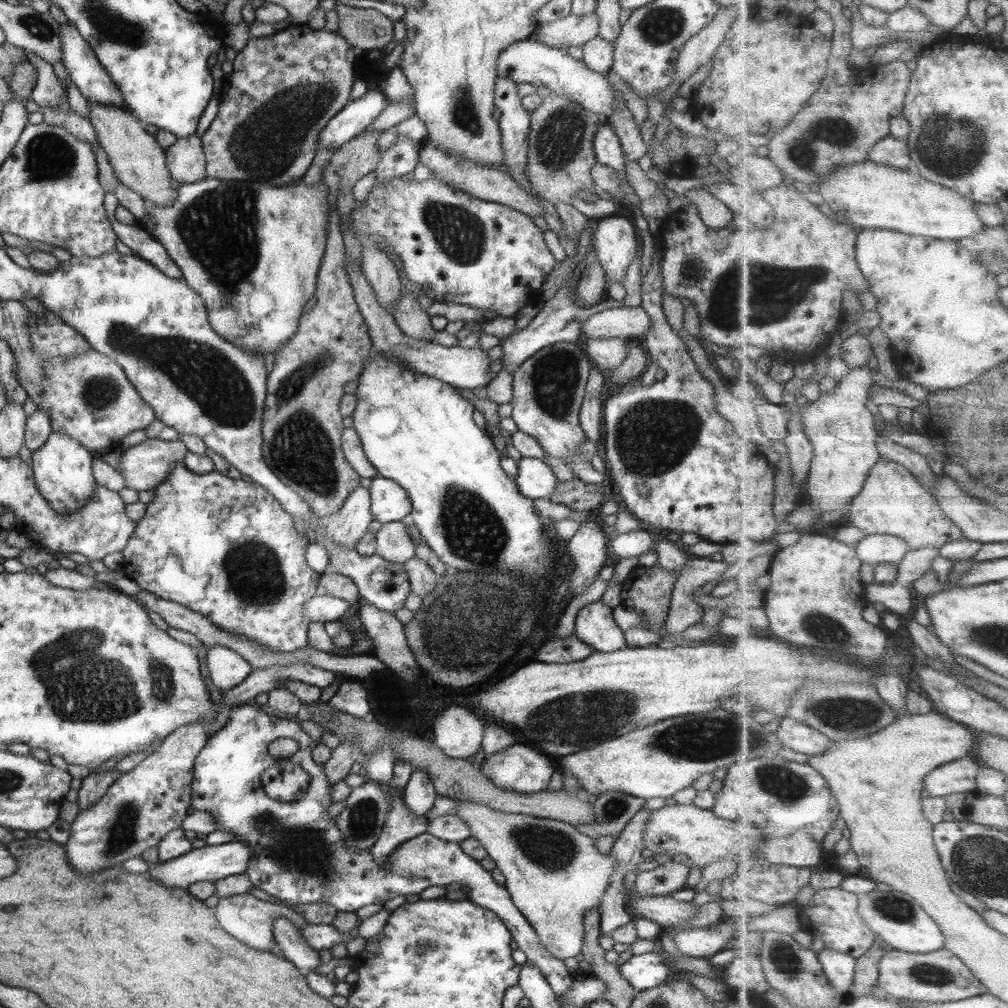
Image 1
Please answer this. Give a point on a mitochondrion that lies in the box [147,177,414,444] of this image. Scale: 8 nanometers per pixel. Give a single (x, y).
(219, 228)

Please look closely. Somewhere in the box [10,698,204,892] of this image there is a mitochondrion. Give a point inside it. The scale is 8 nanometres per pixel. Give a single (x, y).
(123, 834)

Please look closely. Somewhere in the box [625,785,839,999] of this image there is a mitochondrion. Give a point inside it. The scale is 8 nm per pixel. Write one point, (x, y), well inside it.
(788, 963)

